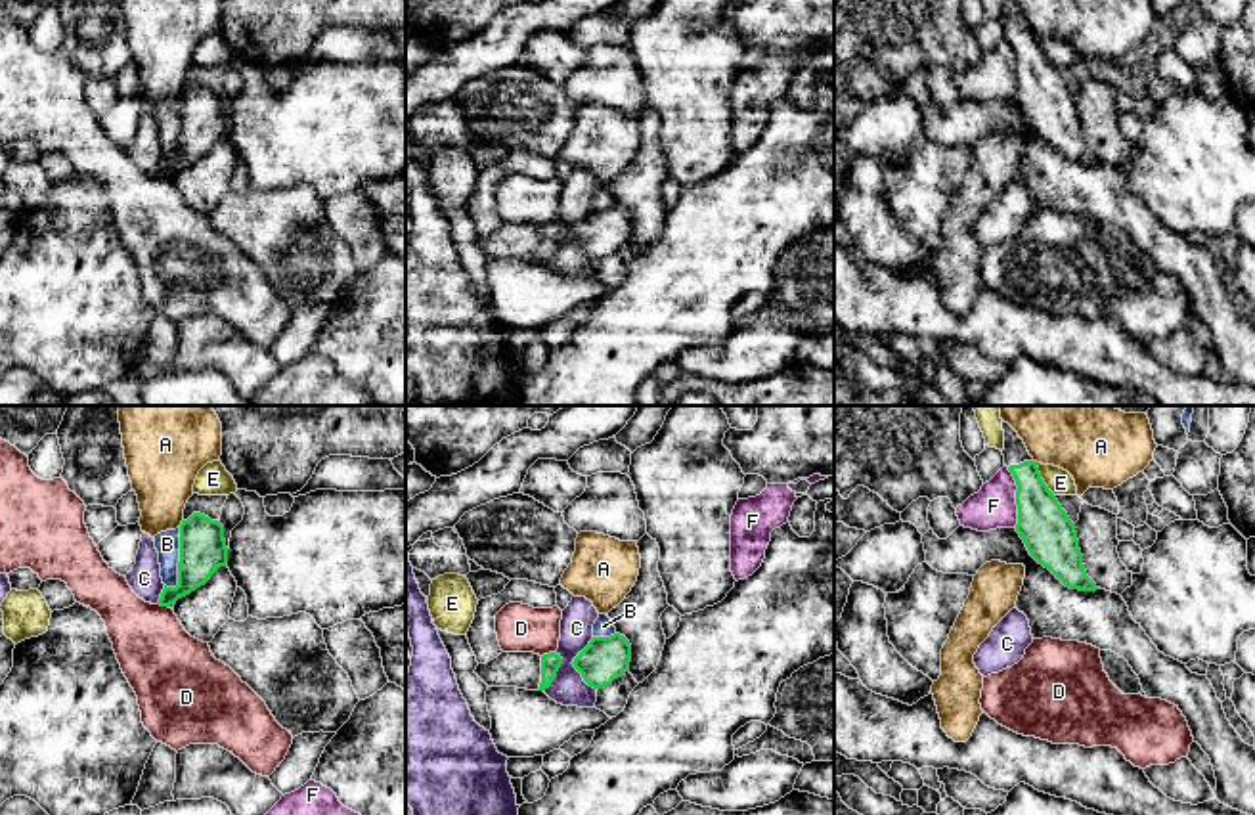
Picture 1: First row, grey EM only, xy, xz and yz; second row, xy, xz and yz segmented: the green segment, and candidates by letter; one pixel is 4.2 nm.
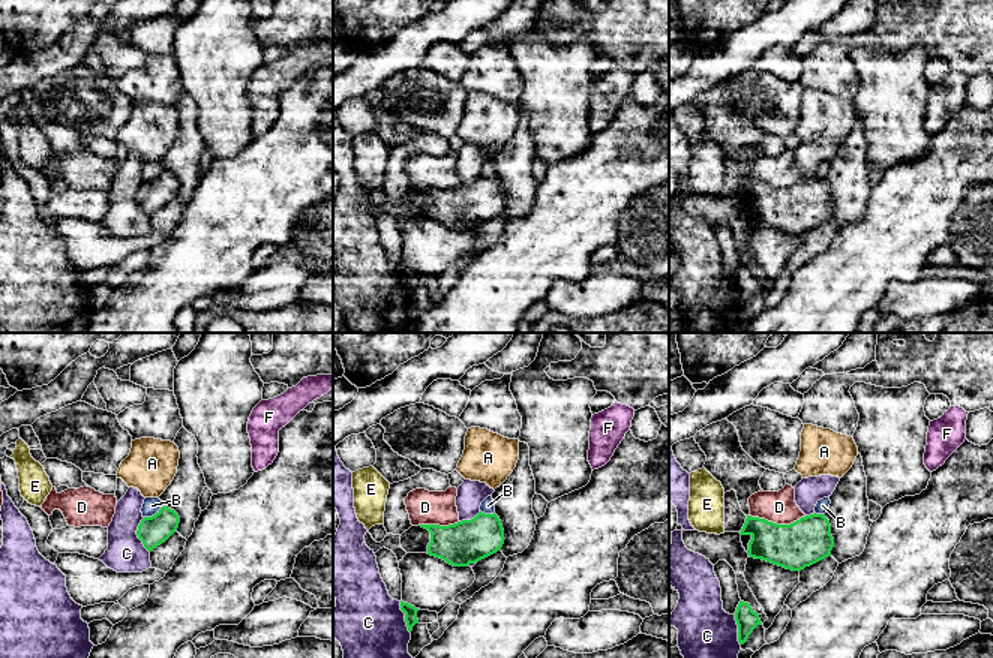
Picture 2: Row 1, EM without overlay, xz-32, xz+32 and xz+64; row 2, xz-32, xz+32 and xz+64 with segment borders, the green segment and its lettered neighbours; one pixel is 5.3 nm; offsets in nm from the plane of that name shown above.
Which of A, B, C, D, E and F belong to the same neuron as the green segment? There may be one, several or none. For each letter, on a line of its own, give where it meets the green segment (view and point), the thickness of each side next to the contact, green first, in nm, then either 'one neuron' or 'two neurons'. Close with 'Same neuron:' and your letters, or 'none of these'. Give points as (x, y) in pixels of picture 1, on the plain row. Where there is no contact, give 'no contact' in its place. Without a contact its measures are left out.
A: xy (182, 94) | 190/280 nm | two neurons
B: xy (180, 132) | 190/110 nm | two neurons
C: xz (574, 238) | 190/140 nm | two neurons
D: xz (550, 224) | 80/200 nm | two neurons
E: yz (1043, 52) | 220/110 nm | two neurons
F: yz (1016, 69) | 220/180 nm | two neurons
Same neuron: none of these

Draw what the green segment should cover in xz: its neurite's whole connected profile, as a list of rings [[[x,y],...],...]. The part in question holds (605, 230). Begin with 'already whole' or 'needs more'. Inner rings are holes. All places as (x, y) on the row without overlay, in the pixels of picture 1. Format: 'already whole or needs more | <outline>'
already whole | [[[614,205],[610,209],[593,209],[589,216],[574,230],[574,239],[593,260],[603,260],[629,241],[631,216]]]

